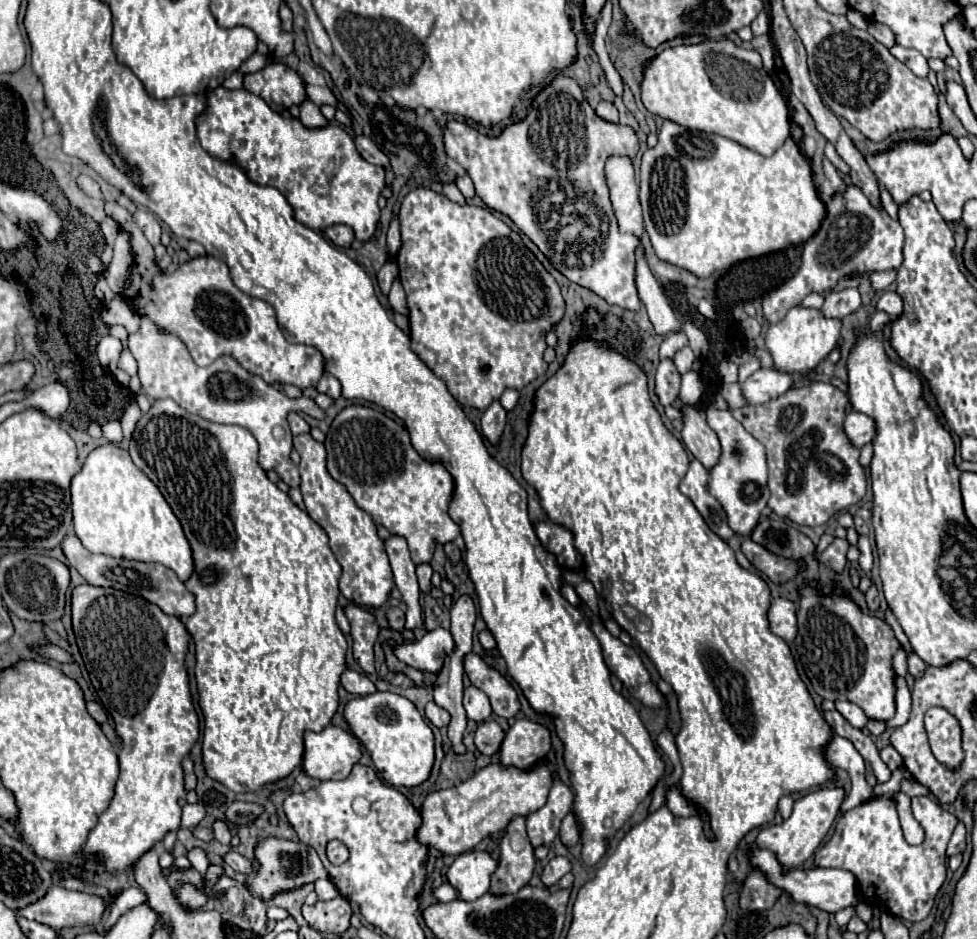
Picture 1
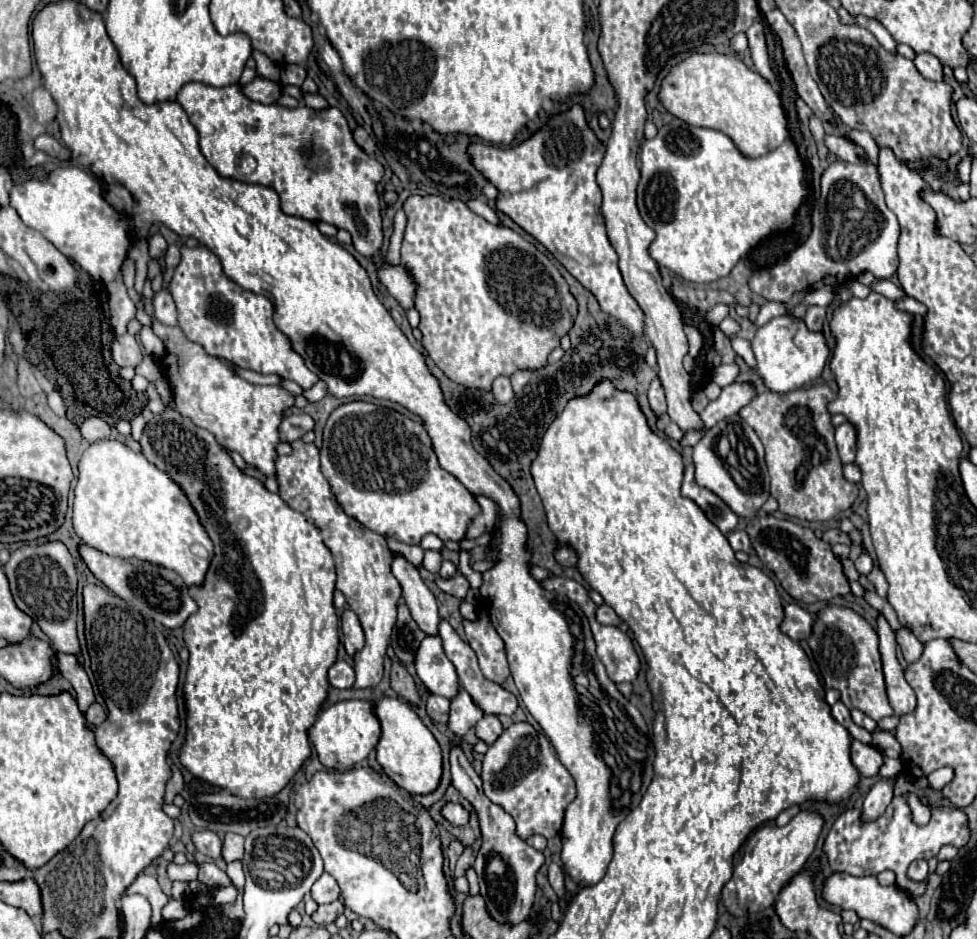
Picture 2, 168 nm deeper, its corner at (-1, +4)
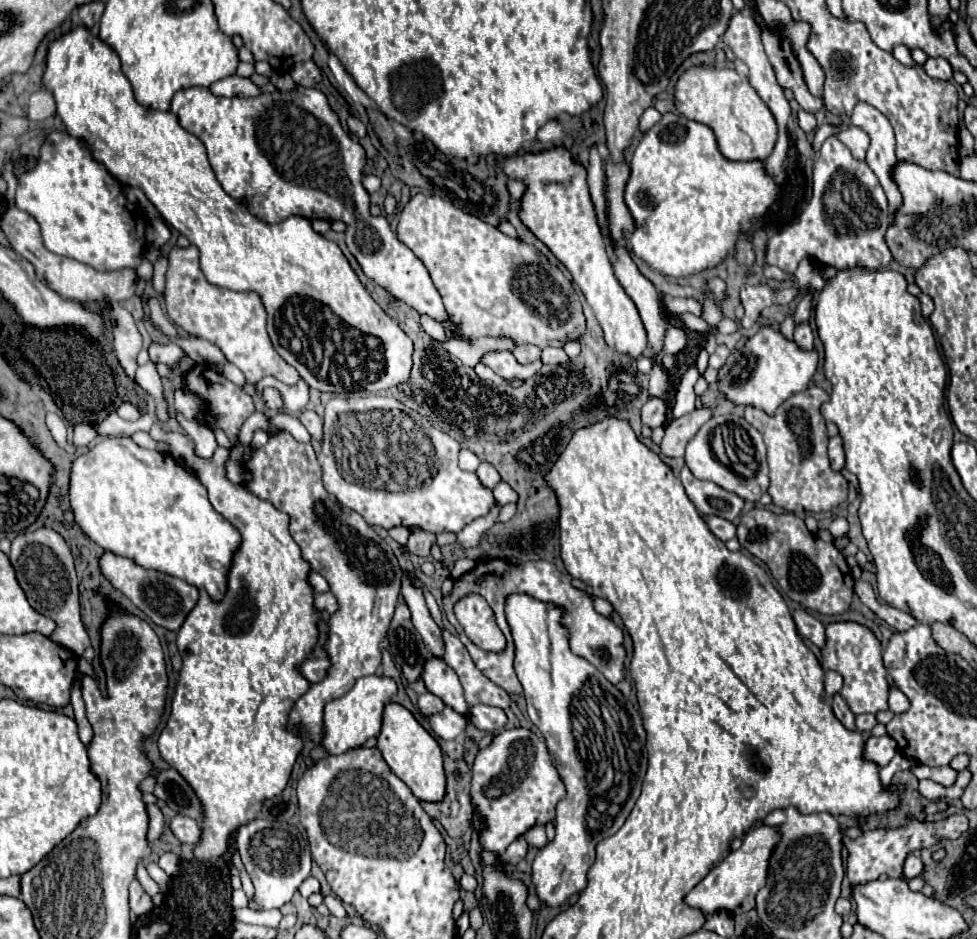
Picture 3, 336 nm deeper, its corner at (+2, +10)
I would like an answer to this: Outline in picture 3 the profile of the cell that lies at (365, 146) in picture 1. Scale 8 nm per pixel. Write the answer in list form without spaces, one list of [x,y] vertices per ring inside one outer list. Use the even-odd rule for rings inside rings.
[[[350,115],[347,120],[347,127],[349,132],[358,138],[362,138],[367,134],[366,126],[359,119],[352,115]]]

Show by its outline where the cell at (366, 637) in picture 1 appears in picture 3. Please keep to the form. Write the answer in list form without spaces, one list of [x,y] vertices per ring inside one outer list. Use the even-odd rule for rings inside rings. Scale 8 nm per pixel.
[[[324,592],[324,594],[316,594],[316,608],[318,610],[328,610],[328,612],[336,612],[336,598],[332,596],[332,592]]]

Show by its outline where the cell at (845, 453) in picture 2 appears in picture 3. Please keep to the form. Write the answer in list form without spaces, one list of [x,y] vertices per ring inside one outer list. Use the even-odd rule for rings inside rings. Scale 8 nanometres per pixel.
[[[840,436],[830,438],[830,444],[828,444],[828,456],[830,456],[830,464],[832,464],[834,470],[842,470],[842,468],[844,468],[844,448],[842,448]]]

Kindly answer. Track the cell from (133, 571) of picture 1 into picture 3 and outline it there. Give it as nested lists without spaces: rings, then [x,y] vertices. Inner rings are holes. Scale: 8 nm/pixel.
[[[104,552],[104,556],[100,556],[100,570],[104,572],[106,580],[116,590],[120,590],[136,608],[140,608],[154,624],[164,626],[174,632],[182,626],[184,618],[198,602],[198,588],[196,586],[192,586],[176,576],[168,576],[164,572],[140,568],[134,560],[128,560],[128,558],[112,554],[112,552]]]

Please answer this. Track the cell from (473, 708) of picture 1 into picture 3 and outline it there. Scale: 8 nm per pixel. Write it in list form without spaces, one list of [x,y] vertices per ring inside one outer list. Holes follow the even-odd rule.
[[[444,708],[440,714],[434,714],[430,718],[430,726],[434,734],[438,734],[444,740],[456,740],[466,730],[466,716],[458,714],[454,708]]]

